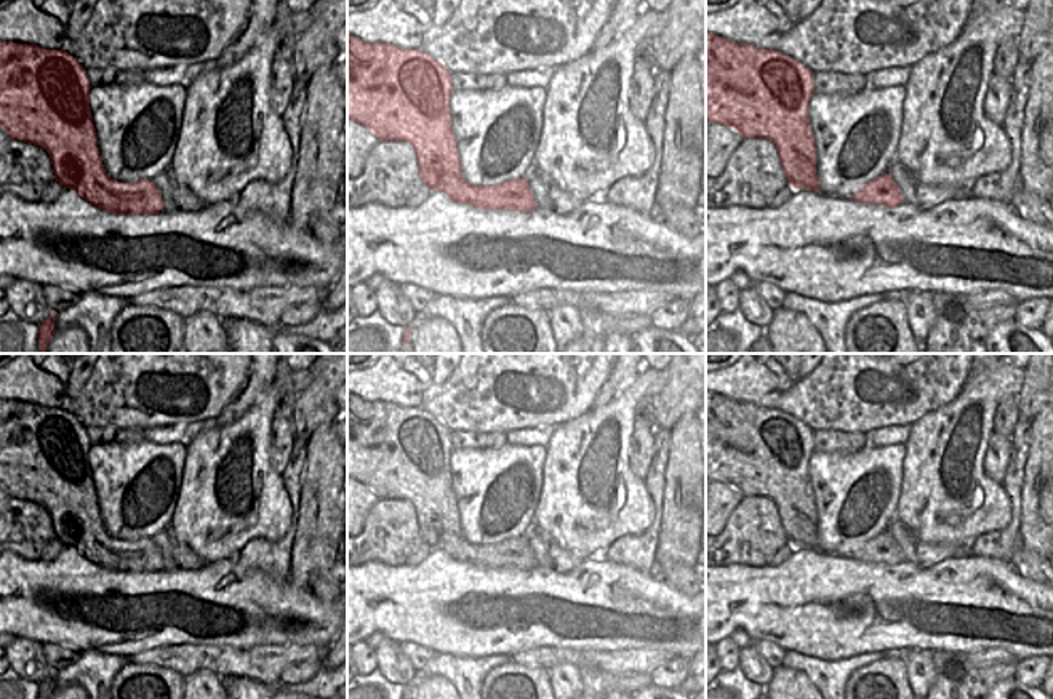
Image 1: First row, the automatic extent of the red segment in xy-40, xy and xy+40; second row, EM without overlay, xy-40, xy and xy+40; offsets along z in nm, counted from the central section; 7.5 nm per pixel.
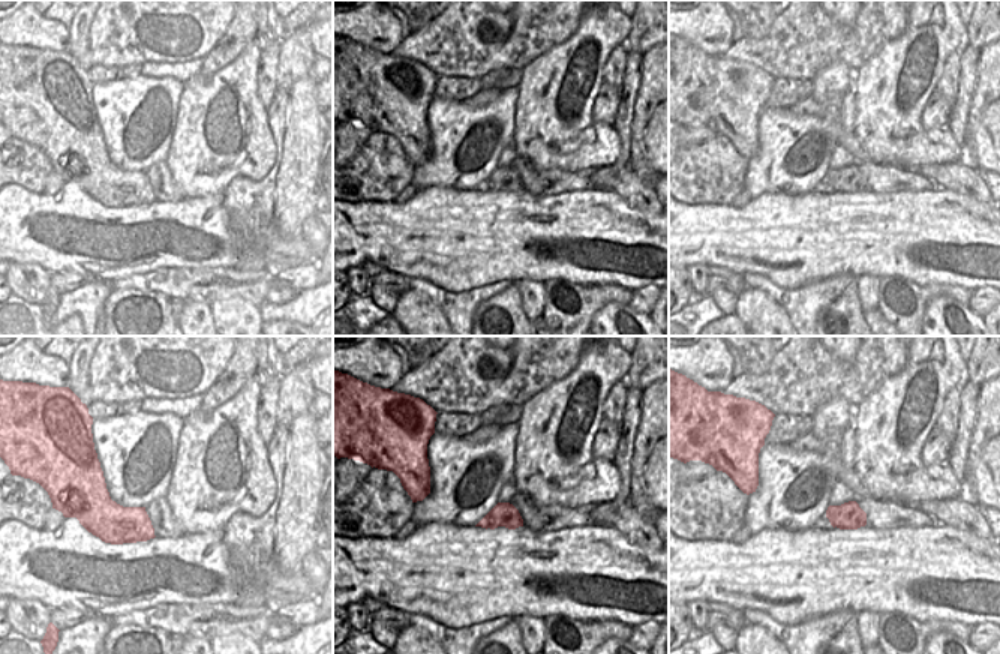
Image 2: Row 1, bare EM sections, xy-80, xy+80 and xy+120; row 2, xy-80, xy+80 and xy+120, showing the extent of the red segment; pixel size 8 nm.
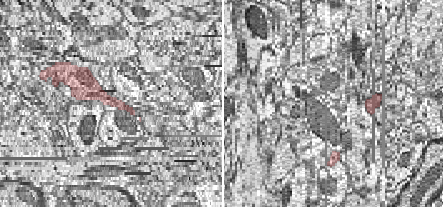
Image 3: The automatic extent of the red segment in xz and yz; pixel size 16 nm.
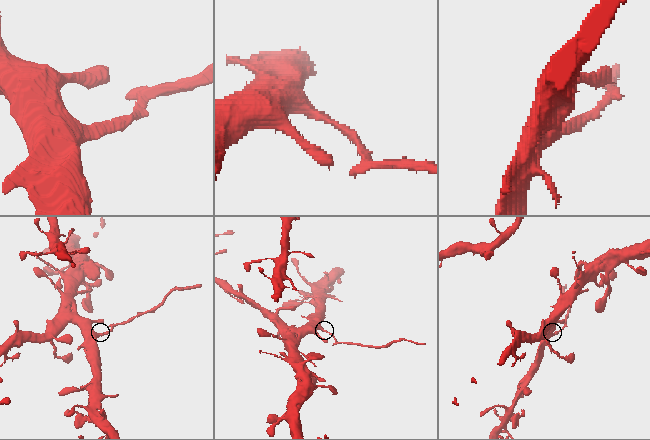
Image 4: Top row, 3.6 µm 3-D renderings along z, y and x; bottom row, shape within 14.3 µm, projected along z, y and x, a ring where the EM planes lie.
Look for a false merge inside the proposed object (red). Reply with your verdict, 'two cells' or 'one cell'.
two cells

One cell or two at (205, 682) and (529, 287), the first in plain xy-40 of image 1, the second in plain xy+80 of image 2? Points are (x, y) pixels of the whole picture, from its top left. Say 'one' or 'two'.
one

